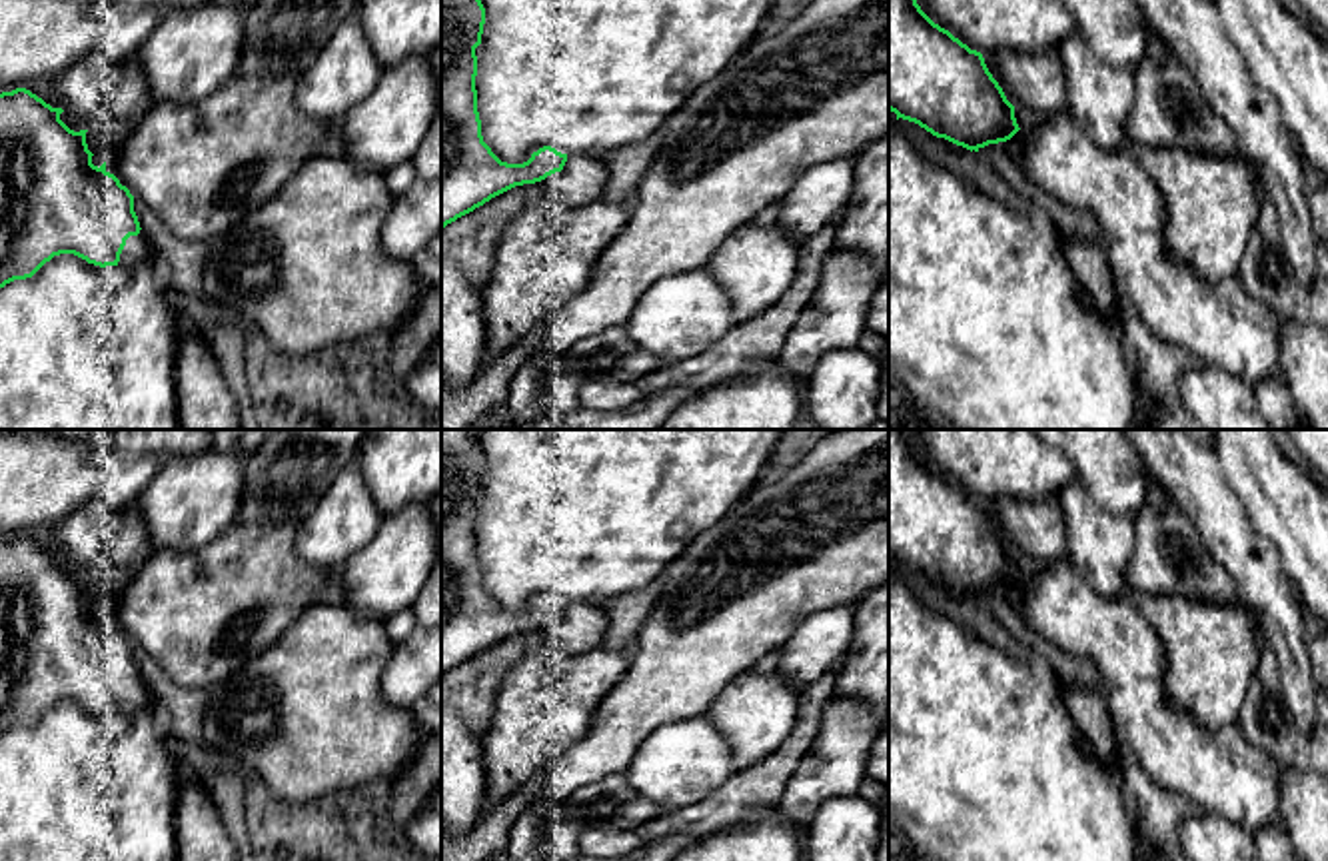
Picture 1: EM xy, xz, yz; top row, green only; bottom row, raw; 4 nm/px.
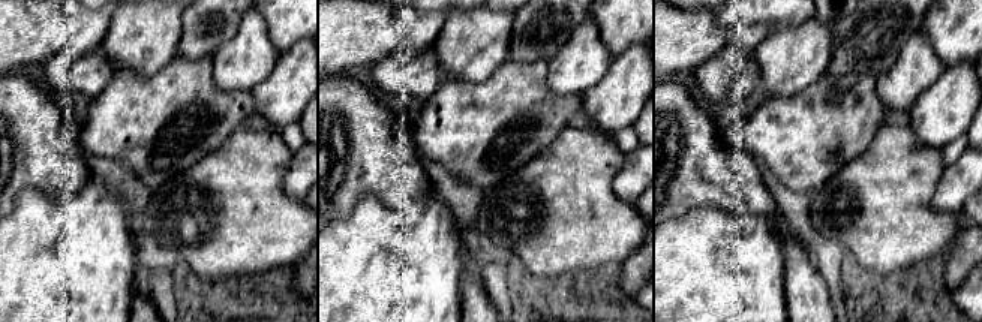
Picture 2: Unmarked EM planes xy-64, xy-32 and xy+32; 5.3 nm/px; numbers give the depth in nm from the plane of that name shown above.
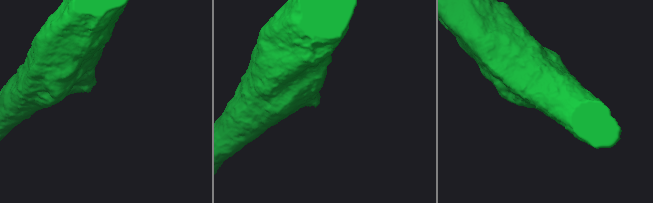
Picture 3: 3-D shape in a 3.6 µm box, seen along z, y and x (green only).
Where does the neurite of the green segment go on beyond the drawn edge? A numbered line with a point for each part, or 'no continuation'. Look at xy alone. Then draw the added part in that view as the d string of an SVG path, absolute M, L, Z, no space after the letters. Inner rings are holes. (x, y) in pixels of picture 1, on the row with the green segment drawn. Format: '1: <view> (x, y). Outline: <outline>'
1: xy (136, 248). Outline: M140 230L138 236L130 236L126 240L118 266L120 268L136 266L148 258L156 260L150 242L146 240L144 232Z

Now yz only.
no continuation

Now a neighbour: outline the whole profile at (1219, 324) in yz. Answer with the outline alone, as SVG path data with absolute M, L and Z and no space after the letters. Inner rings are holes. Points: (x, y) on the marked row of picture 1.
M1068 110L1044 116L1032 130L1018 130L1006 146L1036 188L1078 216L1084 212L1094 216L1112 278L1128 292L1142 322L1160 340L1174 344L1190 360L1216 366L1252 388L1260 380L1282 380L1278 366L1282 318L1248 296L1236 276L1214 284L1170 256L1164 244L1164 198L1140 166L1134 148L1100 148Z

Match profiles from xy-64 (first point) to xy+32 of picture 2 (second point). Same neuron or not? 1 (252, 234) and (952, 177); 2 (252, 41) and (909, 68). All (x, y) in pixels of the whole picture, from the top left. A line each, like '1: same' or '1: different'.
1: different
2: same

